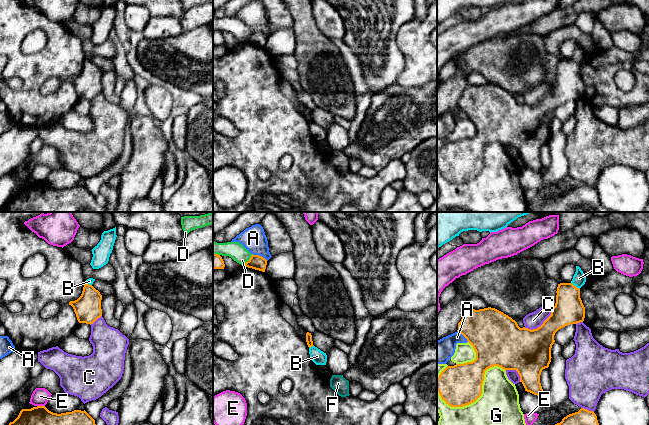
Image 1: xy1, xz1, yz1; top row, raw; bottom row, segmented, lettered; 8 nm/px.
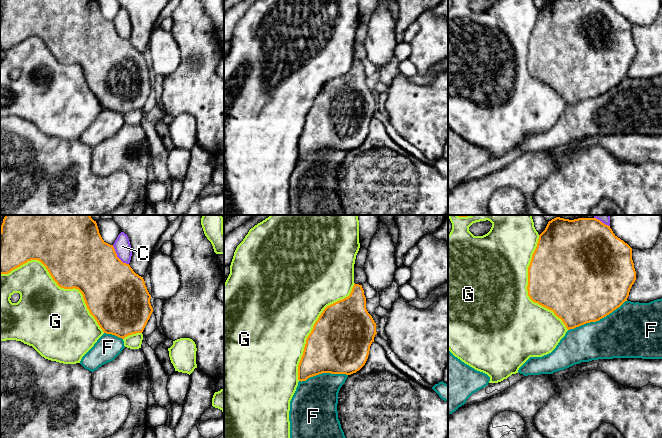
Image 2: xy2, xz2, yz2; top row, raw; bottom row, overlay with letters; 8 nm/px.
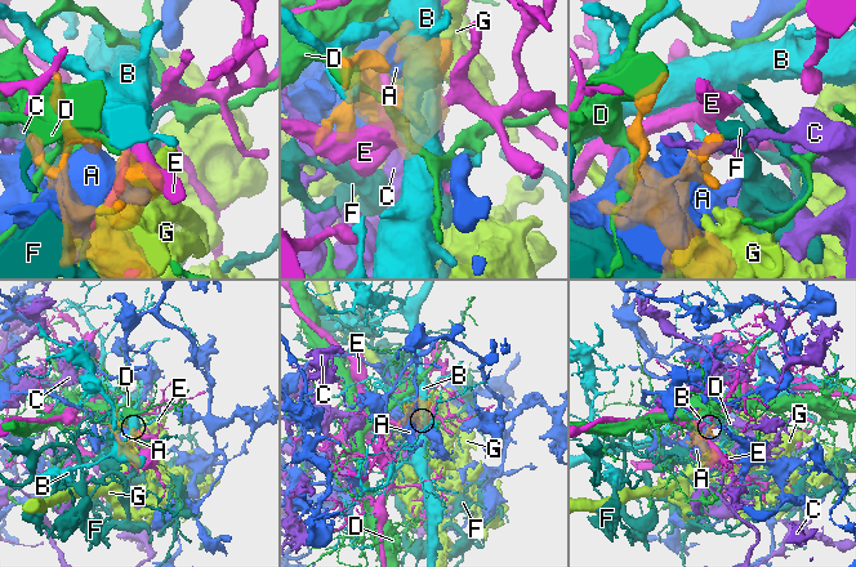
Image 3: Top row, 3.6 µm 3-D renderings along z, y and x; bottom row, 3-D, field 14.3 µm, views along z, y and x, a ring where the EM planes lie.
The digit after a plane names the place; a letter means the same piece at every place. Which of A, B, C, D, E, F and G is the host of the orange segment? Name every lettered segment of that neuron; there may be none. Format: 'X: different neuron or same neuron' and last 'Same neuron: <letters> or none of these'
A: different neuron
B: different neuron
C: different neuron
D: different neuron
E: different neuron
F: same neuron
G: different neuron
Same neuron: F

